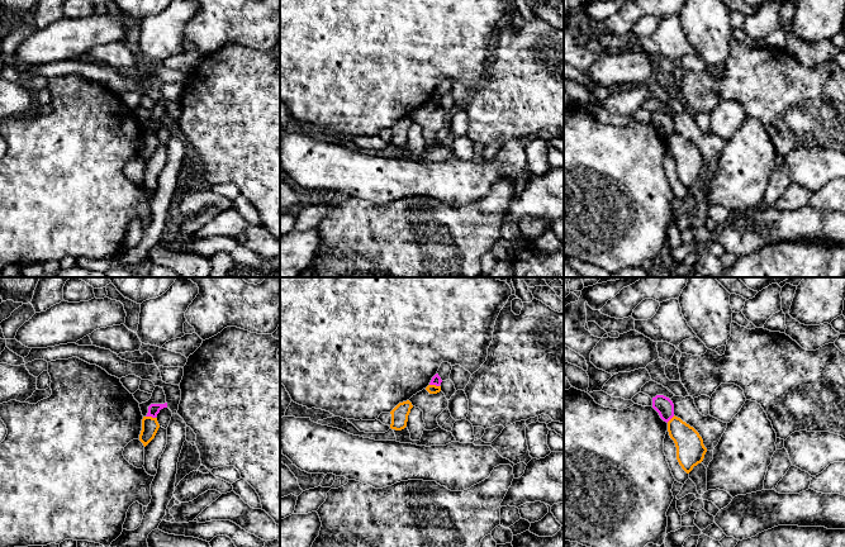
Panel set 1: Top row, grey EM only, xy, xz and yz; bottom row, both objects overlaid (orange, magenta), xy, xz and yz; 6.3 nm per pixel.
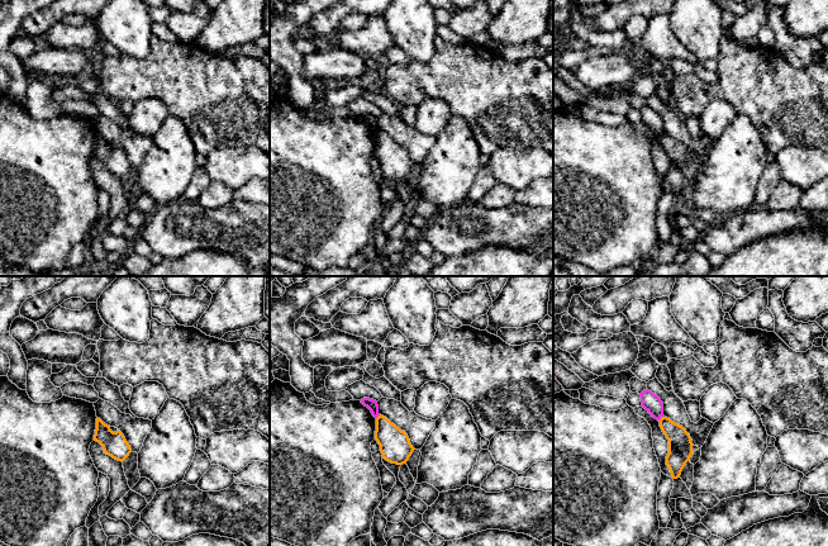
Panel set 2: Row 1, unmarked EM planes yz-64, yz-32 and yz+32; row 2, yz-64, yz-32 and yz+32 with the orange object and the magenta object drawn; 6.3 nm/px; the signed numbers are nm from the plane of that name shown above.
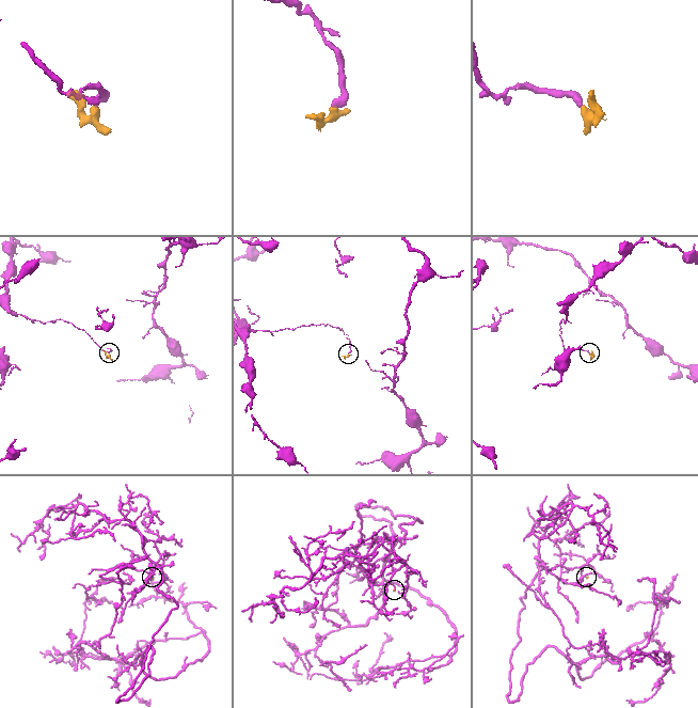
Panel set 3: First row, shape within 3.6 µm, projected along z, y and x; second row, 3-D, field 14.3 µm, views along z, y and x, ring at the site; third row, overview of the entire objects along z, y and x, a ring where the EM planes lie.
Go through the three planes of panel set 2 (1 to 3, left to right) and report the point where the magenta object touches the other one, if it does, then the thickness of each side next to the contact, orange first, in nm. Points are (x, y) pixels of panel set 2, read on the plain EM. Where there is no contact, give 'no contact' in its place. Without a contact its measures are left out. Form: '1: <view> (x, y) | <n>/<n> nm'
1: no contact
2: yz-32 (377, 133) | 200/70 nm
3: yz+32 (660, 136) | 160/110 nm

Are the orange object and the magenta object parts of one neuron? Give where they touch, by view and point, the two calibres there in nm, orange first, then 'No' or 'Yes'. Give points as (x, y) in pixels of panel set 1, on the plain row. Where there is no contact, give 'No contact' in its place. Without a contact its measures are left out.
Touches orange at xy (151, 133). Thickness 110 nm (orange) against 80 nm. No

